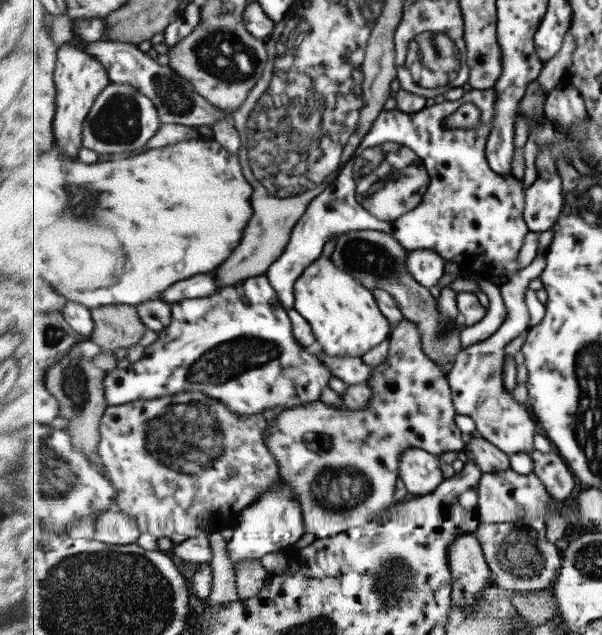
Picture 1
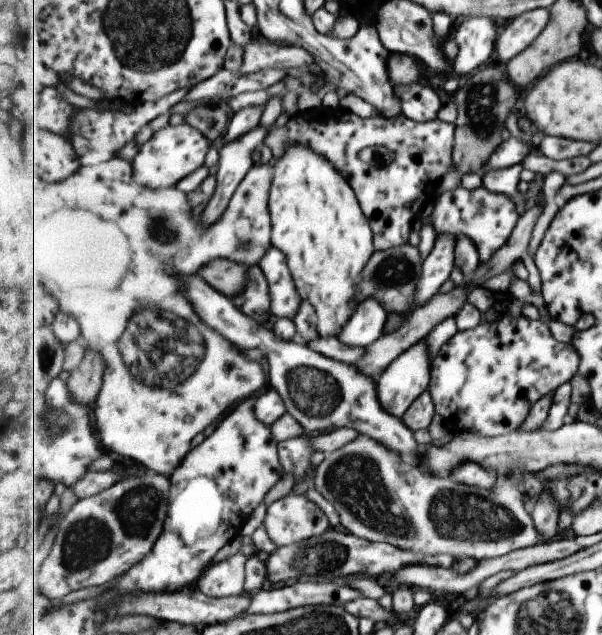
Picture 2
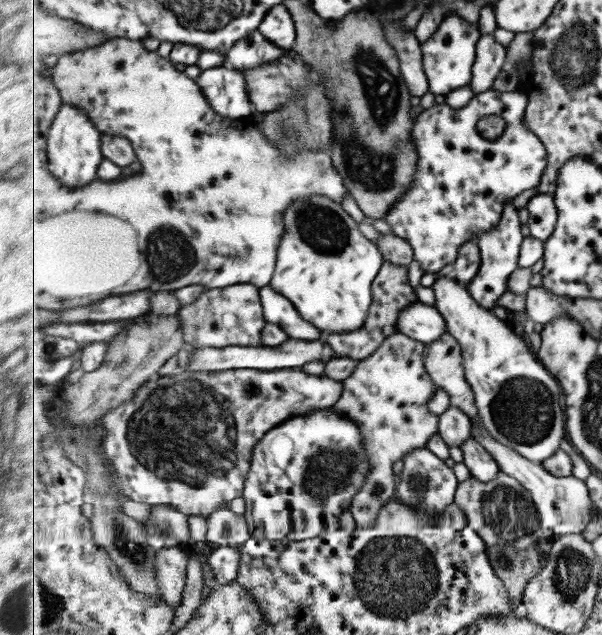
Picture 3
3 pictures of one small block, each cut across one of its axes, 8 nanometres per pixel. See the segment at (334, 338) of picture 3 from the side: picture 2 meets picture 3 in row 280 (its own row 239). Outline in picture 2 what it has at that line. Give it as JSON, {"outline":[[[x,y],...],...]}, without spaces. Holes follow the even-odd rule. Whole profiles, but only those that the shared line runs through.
{"outline":[[[323,106],[313,110],[306,110],[305,112],[298,110],[298,112],[291,116],[287,120],[287,124],[281,128],[272,129],[272,133],[268,136],[267,145],[272,151],[273,158],[272,161],[280,159],[285,153],[286,150],[290,148],[291,145],[303,145],[309,146],[317,154],[324,156],[329,162],[333,163],[333,166],[340,171],[343,176],[350,182],[350,185],[353,187],[355,194],[358,195],[359,204],[362,206],[363,212],[366,214],[366,217],[370,219],[370,225],[374,231],[374,241],[377,251],[384,251],[387,249],[394,249],[395,247],[406,245],[409,242],[409,236],[411,236],[411,228],[413,228],[413,222],[417,220],[417,216],[421,216],[425,204],[429,200],[433,200],[437,196],[437,190],[441,186],[441,182],[444,182],[444,176],[455,170],[454,166],[454,142],[455,142],[455,130],[456,126],[454,124],[449,124],[442,122],[439,119],[435,119],[429,122],[420,123],[414,121],[413,119],[407,118],[404,114],[396,116],[395,118],[389,118],[385,115],[377,114],[368,118],[361,118],[345,108],[330,108]]]}

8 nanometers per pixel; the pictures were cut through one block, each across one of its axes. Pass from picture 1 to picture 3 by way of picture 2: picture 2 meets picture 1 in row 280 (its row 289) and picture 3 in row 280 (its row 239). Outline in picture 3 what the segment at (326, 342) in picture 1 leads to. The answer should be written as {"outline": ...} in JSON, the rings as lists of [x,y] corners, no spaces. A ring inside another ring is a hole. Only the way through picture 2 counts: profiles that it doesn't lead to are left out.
{"outline":[[[311,195],[291,203],[285,211],[284,224],[273,288],[289,298],[301,316],[323,332],[361,328],[374,300],[374,280],[385,262],[378,246],[363,236],[349,212],[331,197]]]}

